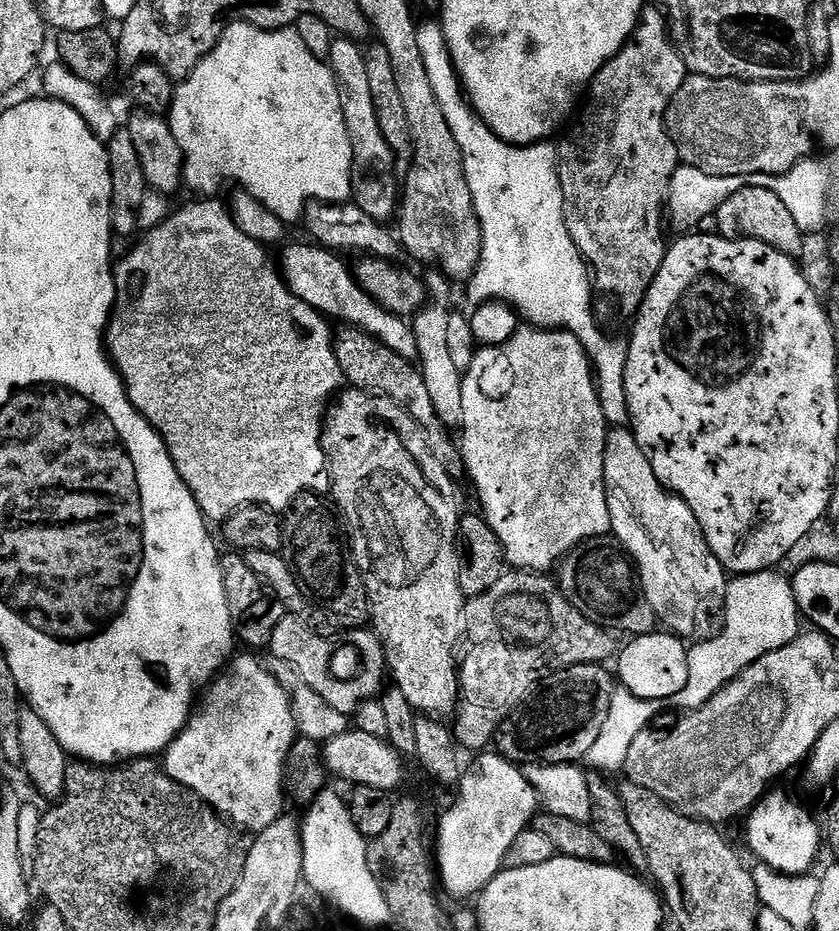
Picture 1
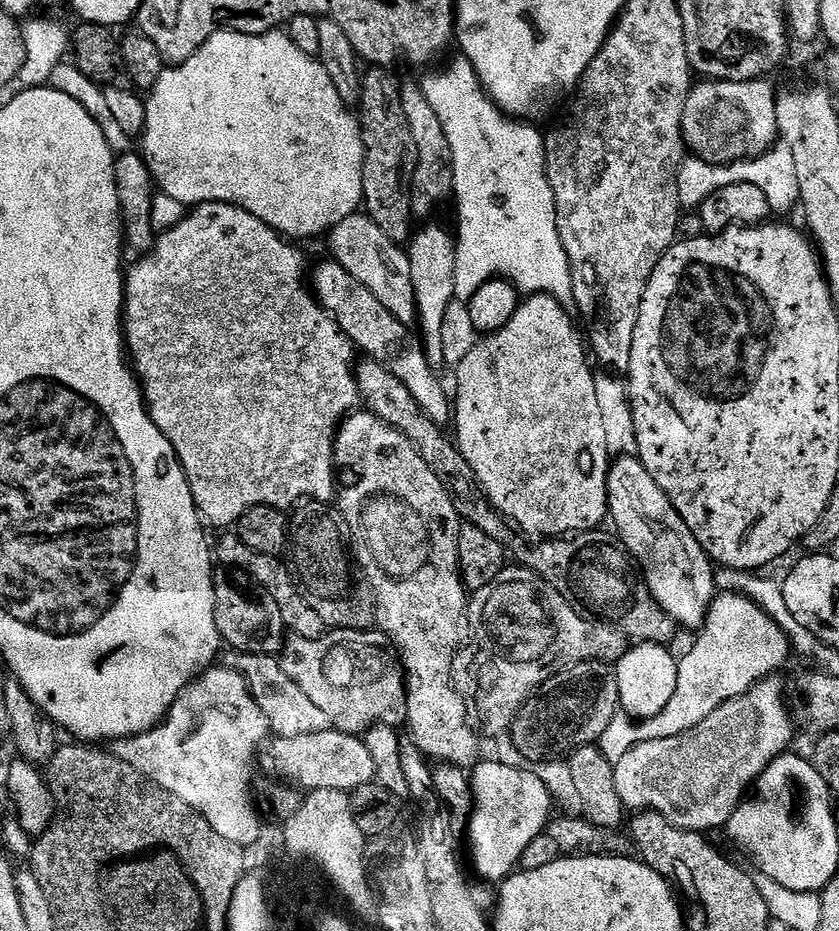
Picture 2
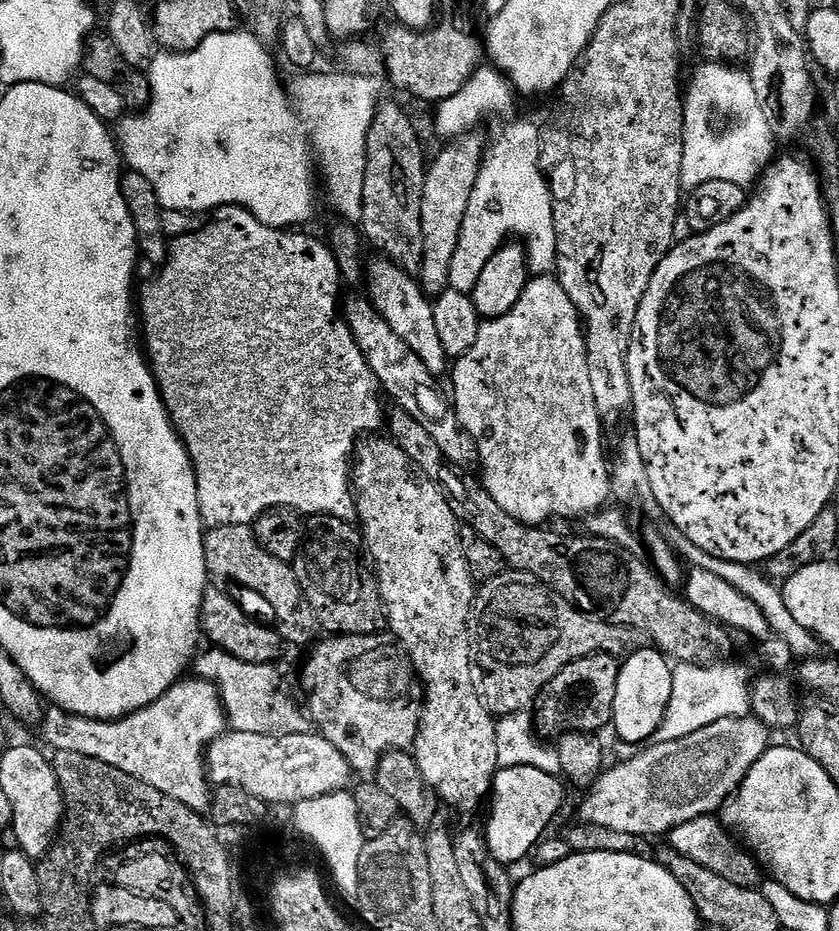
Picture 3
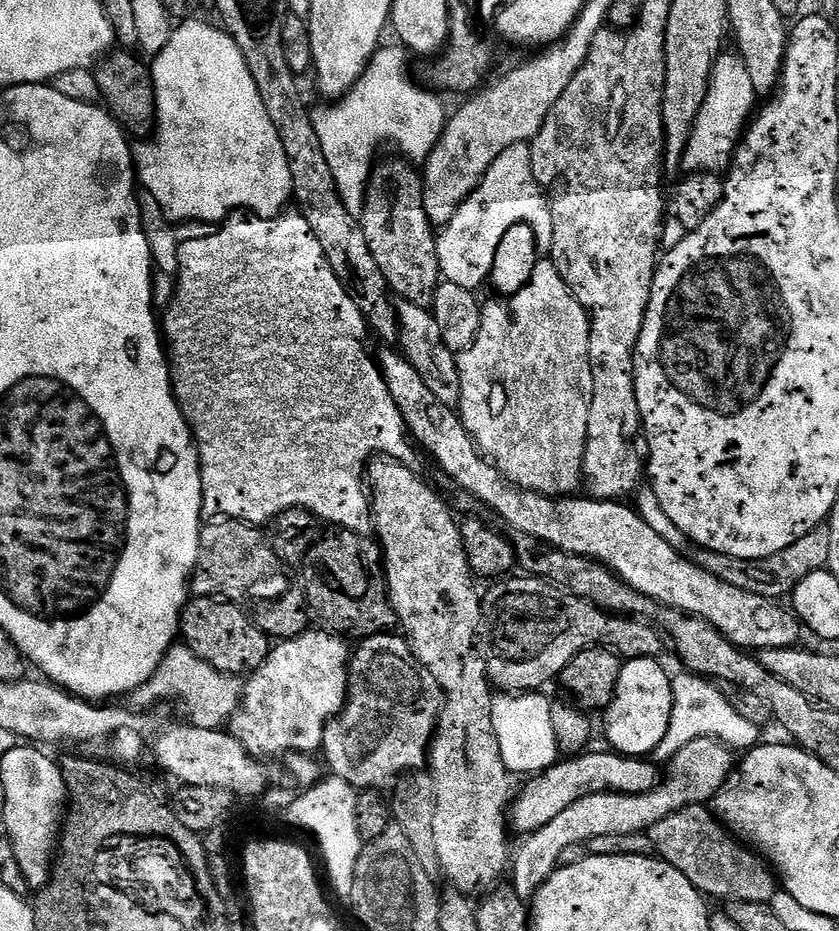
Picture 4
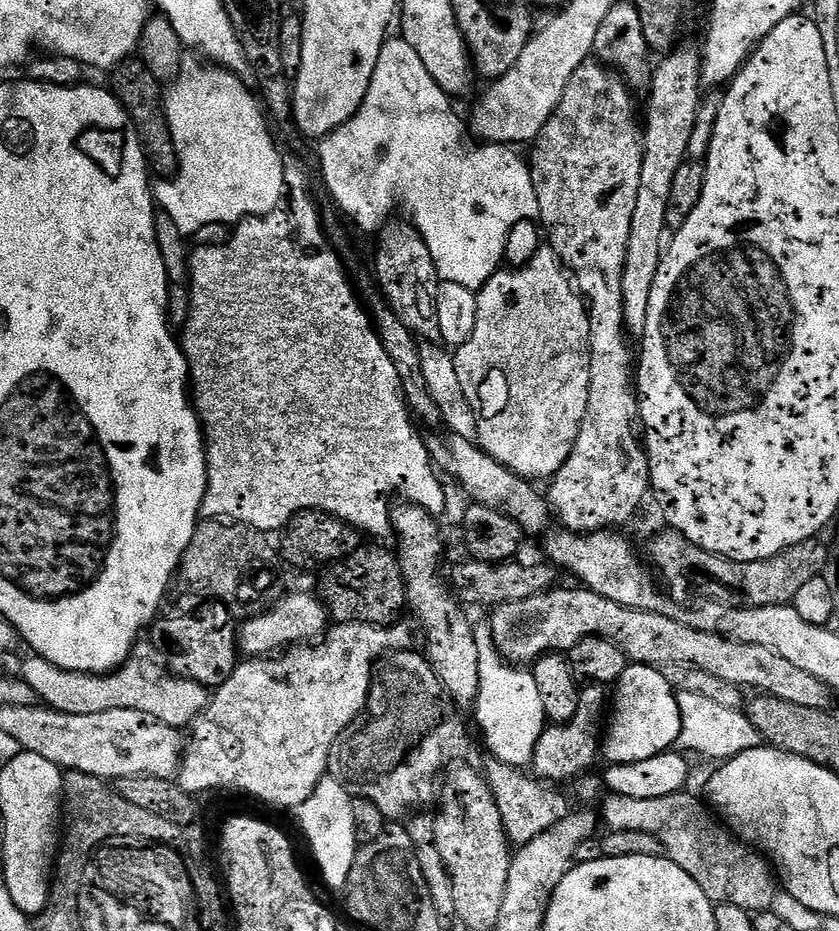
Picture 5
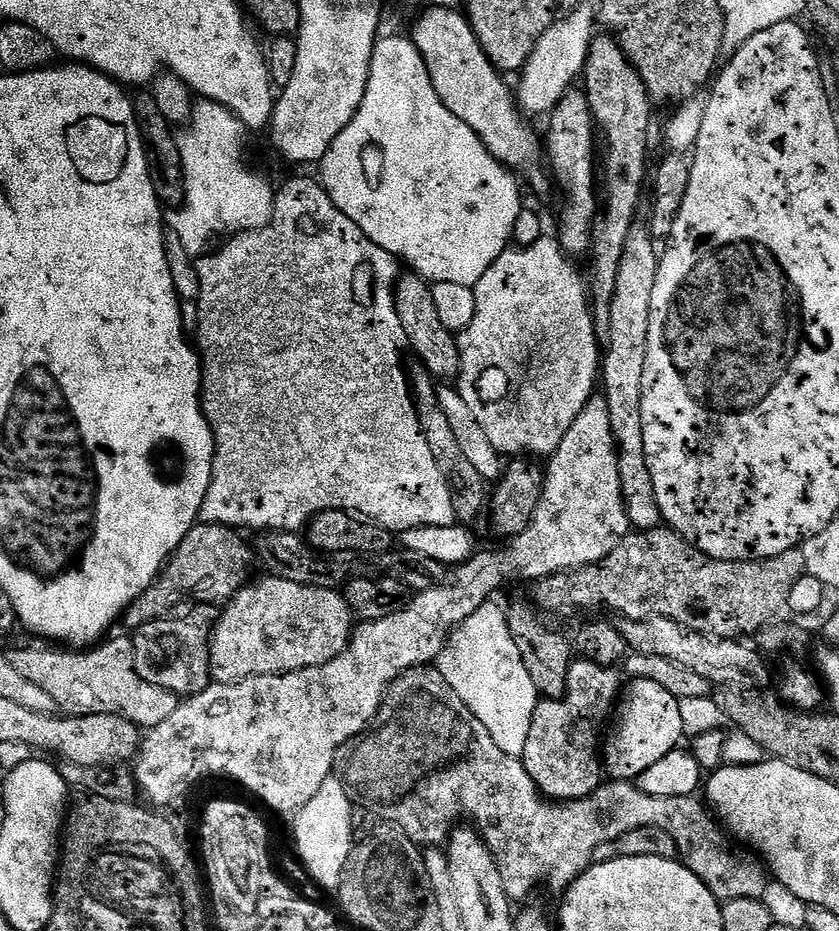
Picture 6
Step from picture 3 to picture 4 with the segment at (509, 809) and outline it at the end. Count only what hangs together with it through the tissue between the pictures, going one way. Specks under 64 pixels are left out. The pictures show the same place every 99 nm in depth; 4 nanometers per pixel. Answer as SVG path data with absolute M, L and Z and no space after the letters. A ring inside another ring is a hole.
M613 750L606 752L585 751L571 758L561 759L544 772L533 775L532 780L520 793L515 793L510 804L510 824L520 834L537 832L546 822L558 818L566 806L574 806L582 798L590 794L617 792L619 796L637 796L649 792L658 783L658 768L651 759L639 756L624 756Z

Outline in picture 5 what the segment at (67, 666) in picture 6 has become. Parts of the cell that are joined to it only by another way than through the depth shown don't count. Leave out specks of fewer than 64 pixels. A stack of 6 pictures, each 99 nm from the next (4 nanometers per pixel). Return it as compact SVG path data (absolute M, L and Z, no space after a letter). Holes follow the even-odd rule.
M140 642L133 648L128 659L114 672L93 674L90 672L67 672L46 658L28 654L18 671L19 679L25 680L34 690L41 705L58 710L62 714L102 714L106 710L142 710L158 718L166 726L184 730L191 725L200 712L207 707L210 692L198 682L184 676L174 676L162 663L151 643Z

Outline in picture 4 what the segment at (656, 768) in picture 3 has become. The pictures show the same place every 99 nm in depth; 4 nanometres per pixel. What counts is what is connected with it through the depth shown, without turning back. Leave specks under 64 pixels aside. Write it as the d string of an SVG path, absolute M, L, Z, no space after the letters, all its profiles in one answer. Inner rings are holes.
M695 740L690 742L690 746L682 746L682 750L678 750L678 754L674 754L671 760L667 761L665 768L668 769L665 772L663 769L656 787L650 789L649 792L643 792L637 796L619 796L617 792L590 794L586 798L574 802L574 806L566 806L566 810L562 810L562 814L558 814L558 818L546 822L546 826L542 826L537 832L527 833L521 839L524 841L521 842L520 849L517 852L515 849L514 855L510 860L510 876L512 872L510 887L520 896L521 900L525 902L531 901L538 889L560 867L560 855L562 850L566 850L566 846L585 845L587 840L592 838L618 834L619 832L647 833L648 829L653 828L662 818L666 818L686 806L694 806L695 804L707 805L716 797L718 790L724 787L728 777L732 775L734 771L732 756L734 756L733 749L729 748L727 744L722 744L715 740Z

